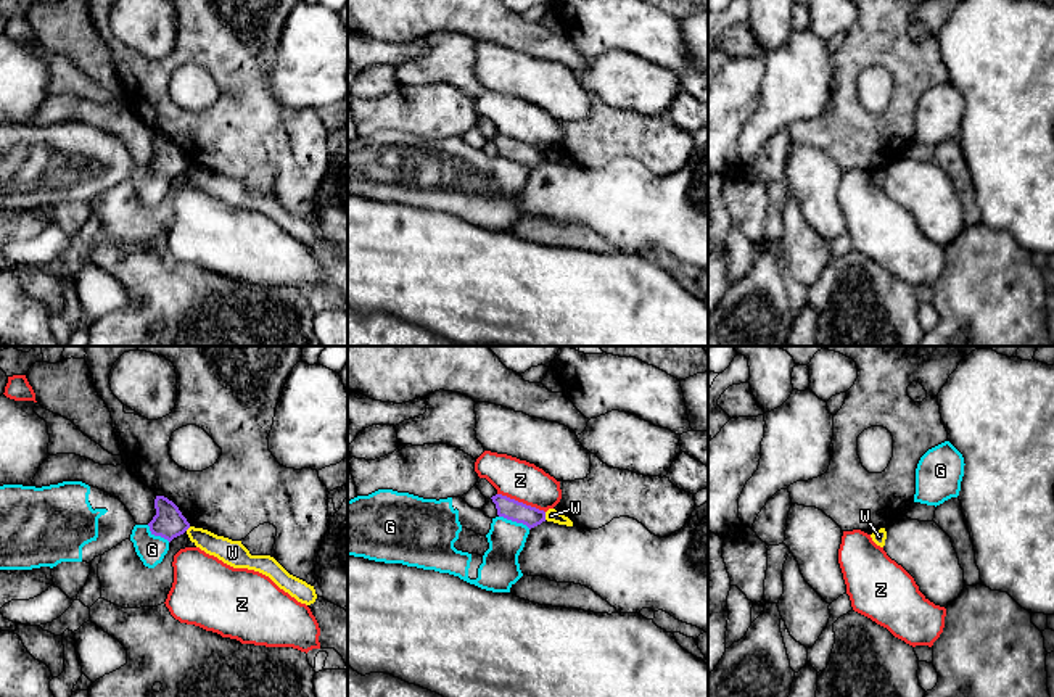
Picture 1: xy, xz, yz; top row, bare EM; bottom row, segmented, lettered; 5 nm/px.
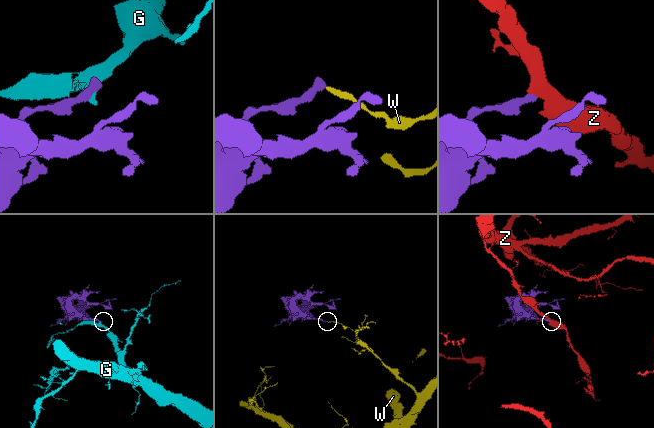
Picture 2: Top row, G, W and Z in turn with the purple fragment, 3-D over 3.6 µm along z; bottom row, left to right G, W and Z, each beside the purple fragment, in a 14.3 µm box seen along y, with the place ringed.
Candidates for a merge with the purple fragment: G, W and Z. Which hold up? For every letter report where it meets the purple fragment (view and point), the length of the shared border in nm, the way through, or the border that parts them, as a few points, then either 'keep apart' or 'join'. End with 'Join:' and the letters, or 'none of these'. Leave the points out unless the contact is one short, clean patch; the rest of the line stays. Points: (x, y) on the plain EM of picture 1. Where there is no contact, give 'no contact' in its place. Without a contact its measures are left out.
G: meets purple in xz at (515, 160); contact 170 nm long; border along xz (499, 155), (522, 161), (530, 168); keep apart
W: meets purple in xz at (544, 155); contact 40 nm long; border along xz (544, 152), (546, 158); keep apart
Z: meets purple in xz at (522, 142); contact 260 nm long; keep apart
Join: none of these

